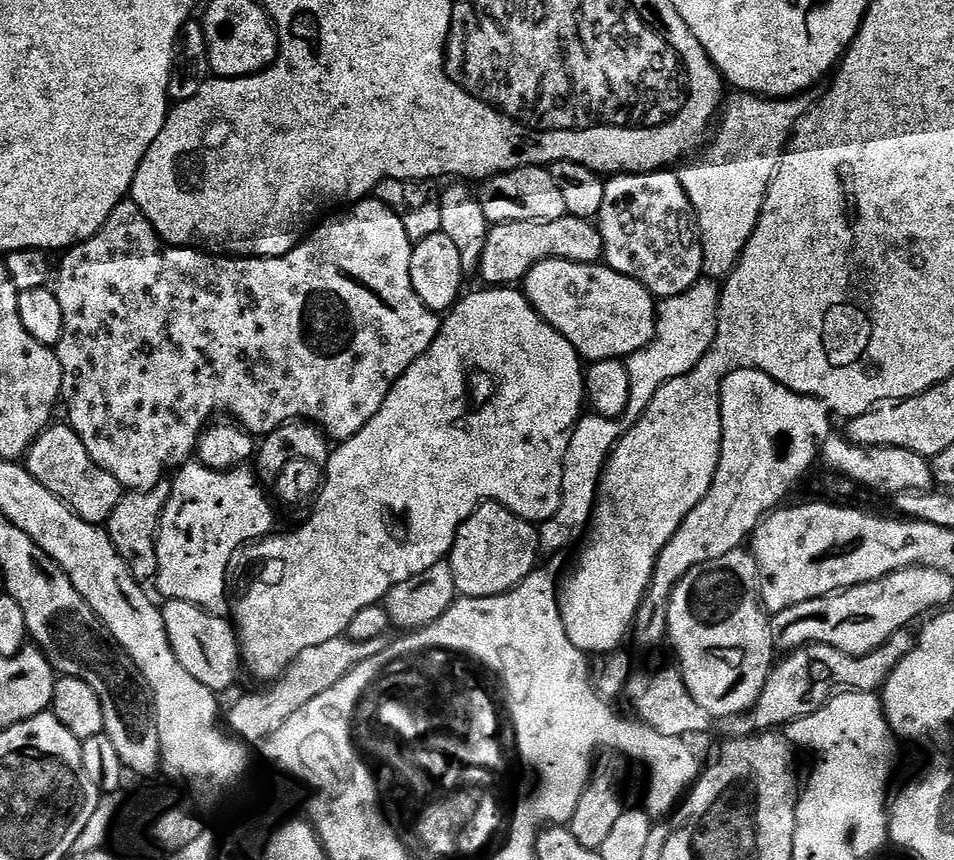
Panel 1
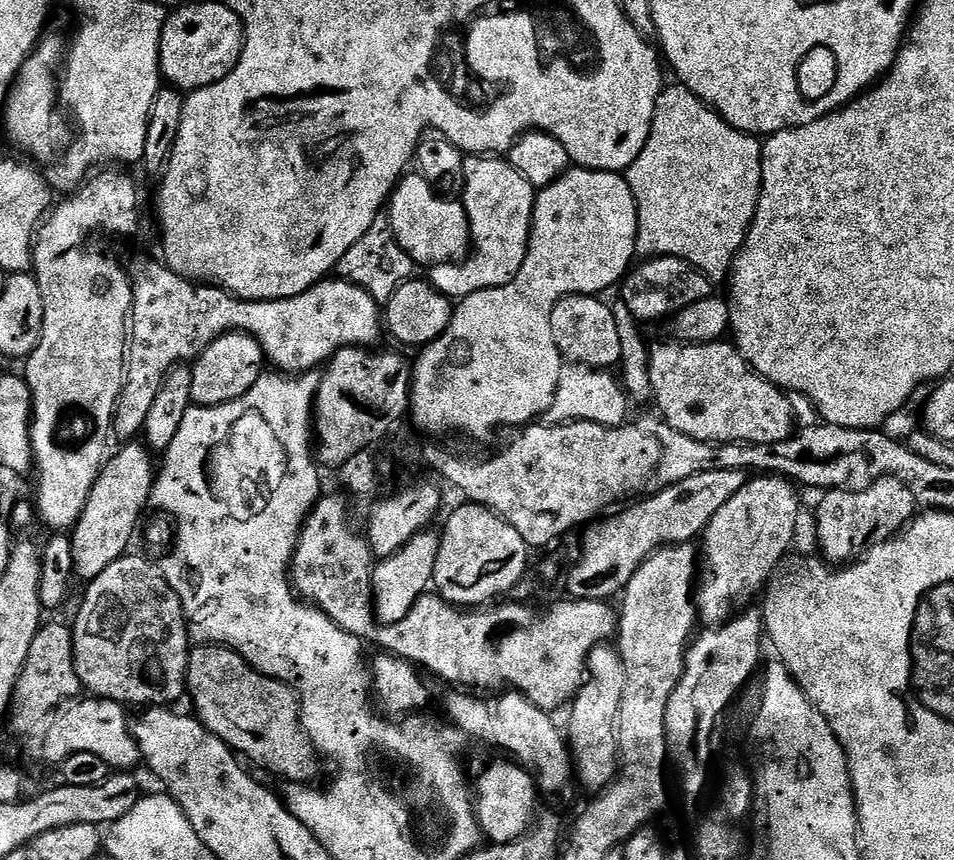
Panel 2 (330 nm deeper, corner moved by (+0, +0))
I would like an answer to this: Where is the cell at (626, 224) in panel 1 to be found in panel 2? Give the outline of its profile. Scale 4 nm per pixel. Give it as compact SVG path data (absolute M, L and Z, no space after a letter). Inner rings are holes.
M653 256L637 263L618 288L618 296L626 302L630 313L640 322L667 321L686 306L707 300L713 292L713 281L687 260L679 260L676 256Z

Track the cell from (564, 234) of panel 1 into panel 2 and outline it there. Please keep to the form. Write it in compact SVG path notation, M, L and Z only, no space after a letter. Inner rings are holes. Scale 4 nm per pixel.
M419 174L405 175L397 183L386 208L395 243L405 257L408 255L427 266L459 261L470 248L468 215L464 205L459 199L443 200L436 196L435 190L428 184L431 183Z

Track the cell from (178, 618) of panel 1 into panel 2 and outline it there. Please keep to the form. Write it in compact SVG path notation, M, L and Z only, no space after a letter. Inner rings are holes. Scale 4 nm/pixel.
M196 646L191 649L188 658L188 675L186 677L186 692L196 703L194 709L195 715L201 724L212 733L213 736L232 749L233 753L239 754L241 757L249 756L252 760L257 760L260 764L265 764L268 768L273 768L276 772L281 772L285 781L312 782L316 776L316 760L318 761L318 753L312 746L312 740L304 733L304 724L300 720L300 702L295 692L288 685L282 683L281 680L272 680L269 676L264 676L261 672L250 667L246 661L242 659L236 652L227 646Z

